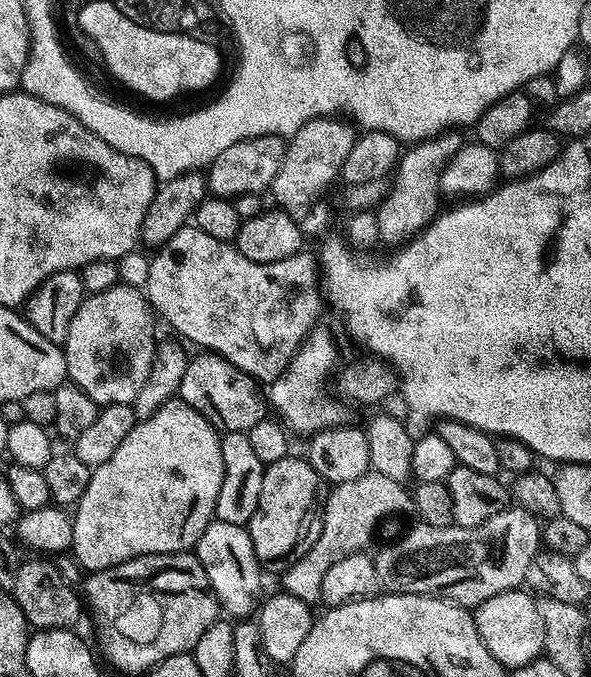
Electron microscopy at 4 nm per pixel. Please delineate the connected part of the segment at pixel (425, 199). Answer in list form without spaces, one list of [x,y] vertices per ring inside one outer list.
[[[449,130],[441,135],[433,136],[430,140],[423,140],[411,145],[412,148],[401,155],[395,169],[394,177],[396,181],[392,184],[392,193],[390,191],[380,200],[378,207],[375,209],[378,234],[380,235],[380,244],[398,244],[396,246],[407,245],[413,236],[420,235],[433,220],[436,219],[441,211],[442,193],[440,191],[440,174],[448,160],[458,152],[462,143],[461,133],[456,130]]]

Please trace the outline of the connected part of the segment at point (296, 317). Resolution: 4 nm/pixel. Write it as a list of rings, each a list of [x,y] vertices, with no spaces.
[[[186,226],[182,230],[178,230],[178,234],[174,234],[174,238],[170,238],[164,243],[153,256],[156,257],[148,264],[148,288],[146,287],[146,295],[149,305],[154,309],[155,315],[159,319],[161,316],[174,331],[181,332],[181,334],[176,334],[183,337],[185,341],[193,340],[198,346],[197,349],[214,352],[217,356],[224,356],[238,370],[250,374],[257,382],[277,380],[294,358],[294,354],[300,349],[305,338],[308,337],[308,333],[317,327],[319,320],[316,319],[320,316],[320,300],[322,304],[322,268],[318,263],[317,257],[315,255],[311,256],[308,250],[301,250],[301,252],[294,254],[290,258],[282,258],[282,262],[259,264],[258,262],[250,262],[250,258],[246,258],[246,254],[239,252],[229,241],[210,238],[210,234],[206,234],[201,228]]]

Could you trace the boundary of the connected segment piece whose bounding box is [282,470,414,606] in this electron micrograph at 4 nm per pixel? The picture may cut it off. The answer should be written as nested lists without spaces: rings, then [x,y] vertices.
[[[373,470],[362,478],[354,478],[354,482],[342,482],[335,485],[324,497],[324,517],[322,530],[318,534],[318,542],[282,573],[283,591],[294,598],[302,598],[309,606],[315,605],[322,590],[322,577],[326,575],[342,558],[350,558],[350,554],[367,549],[368,539],[376,528],[376,523],[391,512],[413,511],[412,492],[403,483],[386,478]]]

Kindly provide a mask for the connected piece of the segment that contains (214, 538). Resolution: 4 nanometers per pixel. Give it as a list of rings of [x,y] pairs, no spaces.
[[[213,519],[196,544],[194,554],[206,570],[206,578],[210,582],[212,592],[216,595],[221,609],[225,613],[229,612],[227,613],[229,617],[251,617],[262,600],[262,595],[260,596],[262,569],[254,554],[254,546],[250,542],[247,527],[243,524]]]

